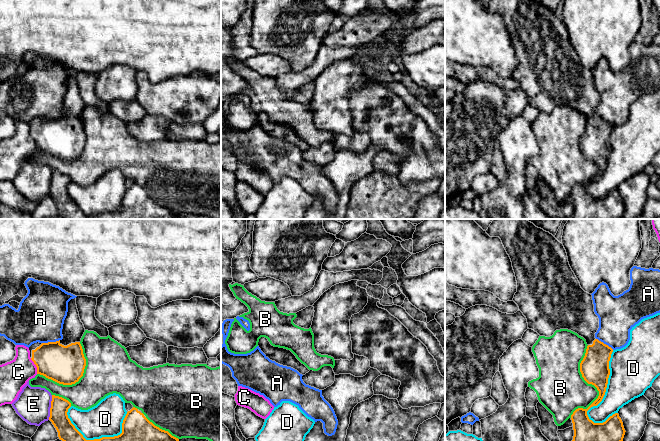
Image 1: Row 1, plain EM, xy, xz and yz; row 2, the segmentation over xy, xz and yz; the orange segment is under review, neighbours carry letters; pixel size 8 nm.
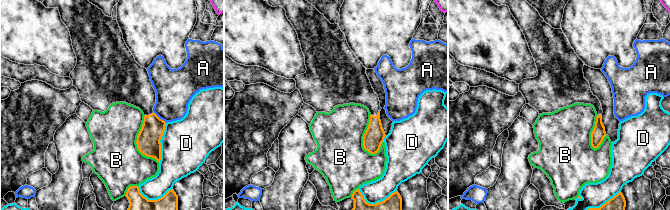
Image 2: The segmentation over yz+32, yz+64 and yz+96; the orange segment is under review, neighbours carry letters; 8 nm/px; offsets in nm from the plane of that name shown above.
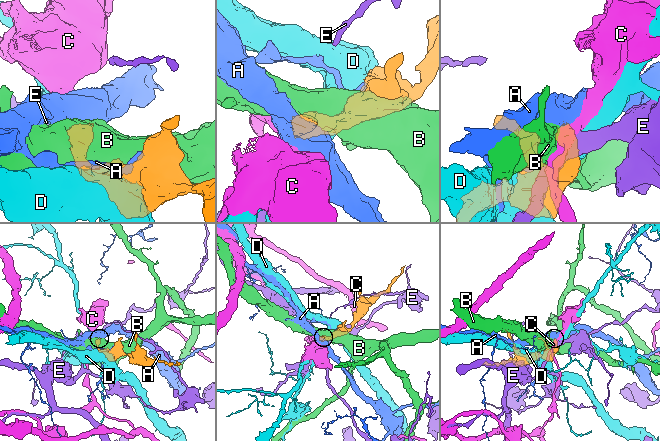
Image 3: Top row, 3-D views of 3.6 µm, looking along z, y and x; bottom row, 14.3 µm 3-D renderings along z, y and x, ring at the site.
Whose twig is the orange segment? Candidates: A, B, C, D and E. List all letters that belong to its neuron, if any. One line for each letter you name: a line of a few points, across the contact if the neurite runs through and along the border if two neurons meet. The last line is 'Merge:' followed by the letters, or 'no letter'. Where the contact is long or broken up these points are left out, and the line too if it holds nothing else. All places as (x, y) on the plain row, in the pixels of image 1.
Merge: no letter

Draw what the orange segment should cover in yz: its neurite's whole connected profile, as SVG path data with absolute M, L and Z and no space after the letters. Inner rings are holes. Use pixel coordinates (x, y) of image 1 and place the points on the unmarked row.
M490 0L486 9L490 13L499 13L509 31L517 57L517 68L513 77L518 81L519 86L527 95L528 104L537 108L540 112L550 113L556 106L568 105L583 113L587 119L587 125L583 136L580 139L580 148L588 160L594 161L599 167L598 174L587 184L578 184L571 191L574 212L572 219L621 219L625 211L623 198L618 189L610 192L603 199L594 199L589 195L587 187L597 182L603 175L608 154L610 151L609 137L613 125L595 114L599 104L599 94L594 88L592 71L585 68L572 47L566 26L552 10L536 3L534 0Z

